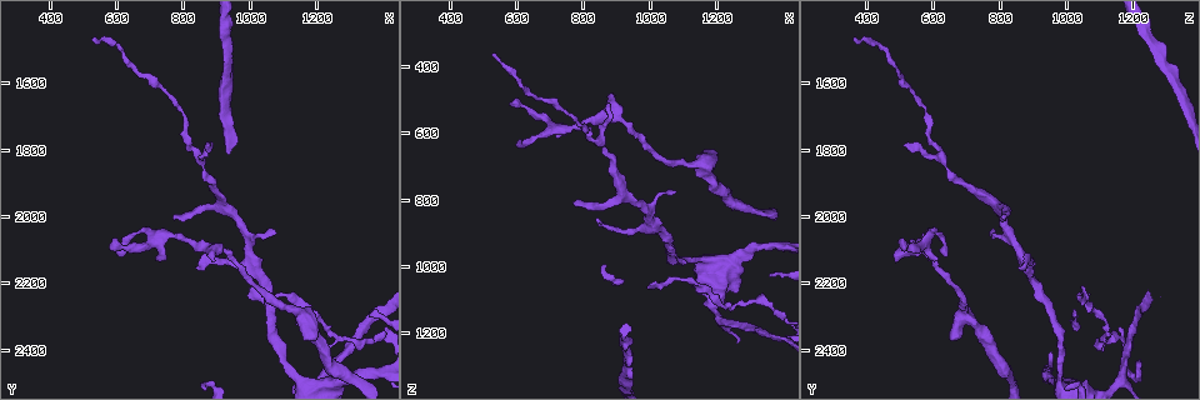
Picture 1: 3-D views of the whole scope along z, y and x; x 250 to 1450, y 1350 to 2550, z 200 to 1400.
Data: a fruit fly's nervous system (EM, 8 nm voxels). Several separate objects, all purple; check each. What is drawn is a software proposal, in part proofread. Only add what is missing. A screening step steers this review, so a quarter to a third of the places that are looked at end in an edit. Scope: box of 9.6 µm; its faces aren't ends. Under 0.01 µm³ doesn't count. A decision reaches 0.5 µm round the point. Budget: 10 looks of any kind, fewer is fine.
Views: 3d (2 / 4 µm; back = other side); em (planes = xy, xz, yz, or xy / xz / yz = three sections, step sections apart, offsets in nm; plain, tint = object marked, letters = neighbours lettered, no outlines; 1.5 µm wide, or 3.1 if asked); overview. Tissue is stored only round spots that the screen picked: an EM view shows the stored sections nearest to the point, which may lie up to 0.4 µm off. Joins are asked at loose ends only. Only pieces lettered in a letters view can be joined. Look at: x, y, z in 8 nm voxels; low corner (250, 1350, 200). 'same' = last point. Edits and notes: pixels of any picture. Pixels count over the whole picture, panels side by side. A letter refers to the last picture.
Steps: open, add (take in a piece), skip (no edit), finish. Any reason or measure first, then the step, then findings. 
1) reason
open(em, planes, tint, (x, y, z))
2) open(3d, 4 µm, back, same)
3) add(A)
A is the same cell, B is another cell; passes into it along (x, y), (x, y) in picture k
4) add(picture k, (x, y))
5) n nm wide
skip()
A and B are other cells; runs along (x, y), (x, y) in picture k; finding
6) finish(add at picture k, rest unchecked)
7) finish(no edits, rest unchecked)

an open end
open(em, planes, letters, (580, 2090, 510))

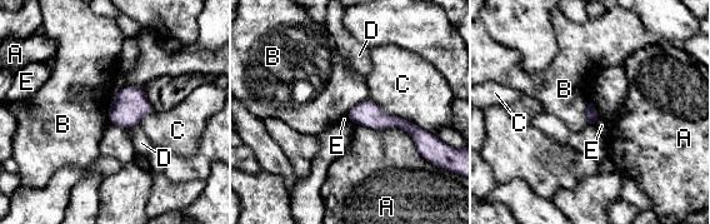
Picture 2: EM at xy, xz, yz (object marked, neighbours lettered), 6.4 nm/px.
skip()
A, B, C, D and E are other cells; none of them fits

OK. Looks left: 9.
open(em, yz, step 4, letters, (780, 2000, 810))

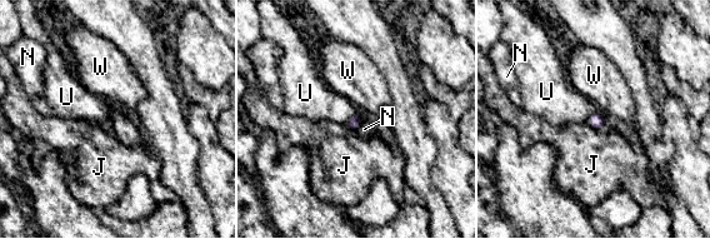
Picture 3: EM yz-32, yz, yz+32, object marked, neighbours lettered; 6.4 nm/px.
skip()
J, N, U and W are other cells; border along (598, 109), (585, 122) in picture 3; no lettered piece goes on from it

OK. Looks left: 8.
end of a long branch
open(3d, 2 µm, (1010, 2210, 1050))

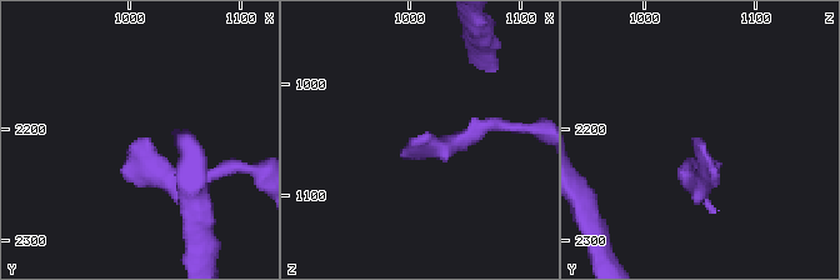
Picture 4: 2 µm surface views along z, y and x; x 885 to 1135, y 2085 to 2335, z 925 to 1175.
shape alone is not enough
open(em, planes, letters, (1008, 2214, 1050))

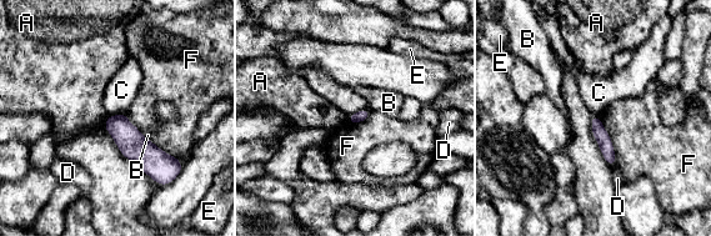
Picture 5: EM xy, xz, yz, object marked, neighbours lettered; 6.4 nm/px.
skip()
A, B, C, D, E and F are other cells; border along (124, 111), (109, 115) in picture 5; no lettered piece goes on from it

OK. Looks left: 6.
thin end
open(3d, 2 µm, (870, 1780, 500))

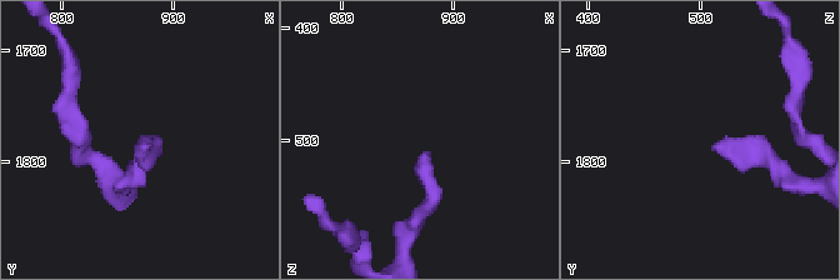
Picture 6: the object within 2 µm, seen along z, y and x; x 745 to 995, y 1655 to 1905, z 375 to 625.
shape alone is not enough
open(em, planes, tint, (878, 1784, 510))

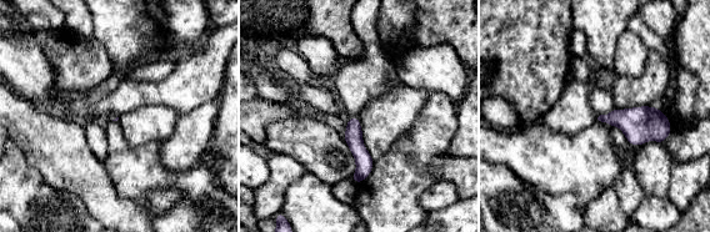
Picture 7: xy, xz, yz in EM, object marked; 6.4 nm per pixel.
see the neighbours
open(em, planes, letters, same)

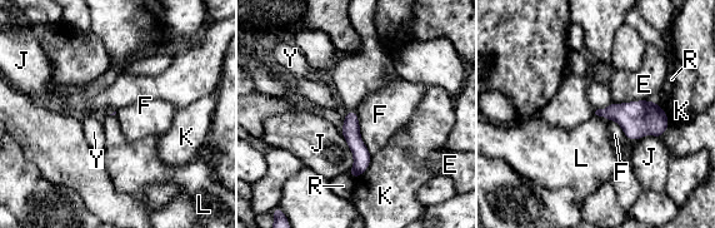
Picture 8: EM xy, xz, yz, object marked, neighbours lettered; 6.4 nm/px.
skip()
E, F, J, K, L, R and Y are other cells; runs along (353, 113), (354, 174) in picture 8; no lettered piece goes on from it

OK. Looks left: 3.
finish(no edits, rest unchecked)

